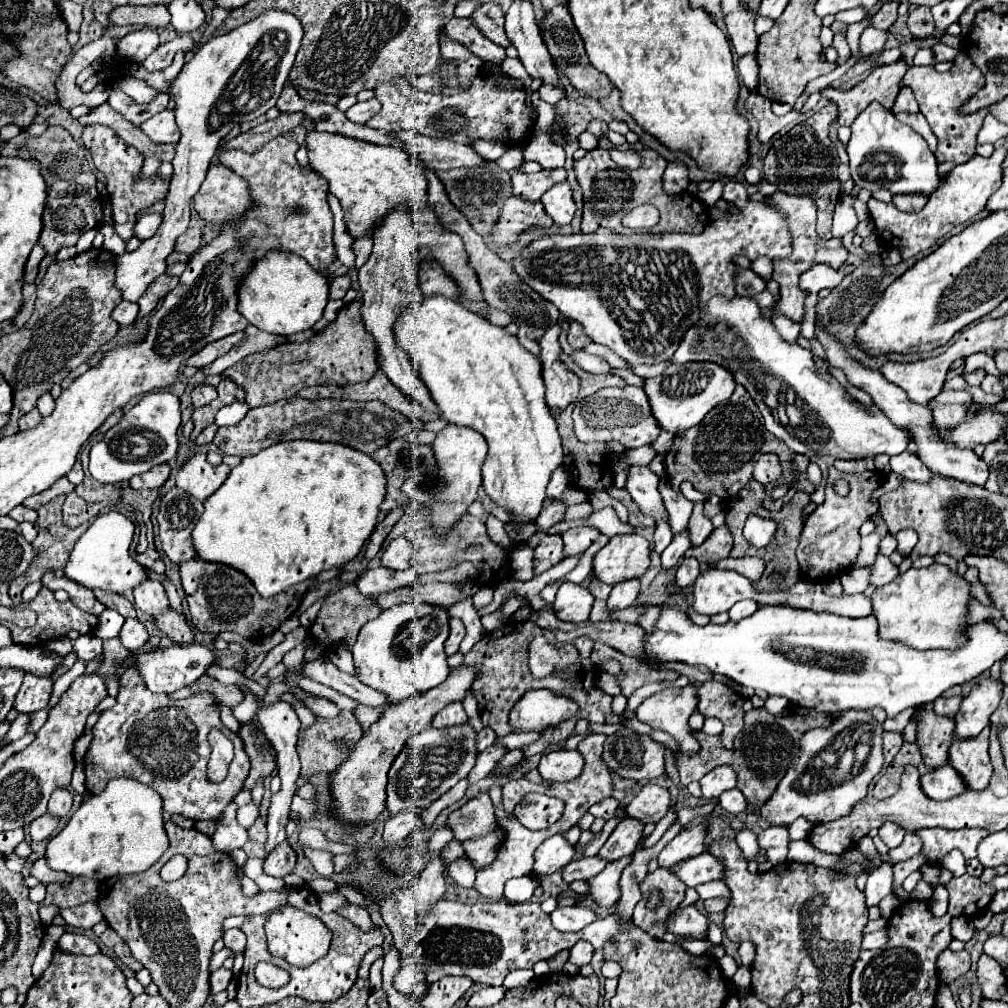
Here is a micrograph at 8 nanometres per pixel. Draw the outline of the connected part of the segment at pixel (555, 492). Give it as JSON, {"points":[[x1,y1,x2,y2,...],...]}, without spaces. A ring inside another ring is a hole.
{"points":[[560,466,552,474,552,480,548,484,548,496,558,498,564,492,564,488,568,488,568,486,570,486,570,472,564,466]]}

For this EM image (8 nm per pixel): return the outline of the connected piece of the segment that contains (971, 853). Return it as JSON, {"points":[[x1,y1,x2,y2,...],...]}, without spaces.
{"points":[[928,828,928,830,916,830,916,834,924,844,922,854,928,858,928,862,940,864,942,858,952,850,960,850,966,860,976,858,976,846,988,832,976,828,964,828,964,830]]}

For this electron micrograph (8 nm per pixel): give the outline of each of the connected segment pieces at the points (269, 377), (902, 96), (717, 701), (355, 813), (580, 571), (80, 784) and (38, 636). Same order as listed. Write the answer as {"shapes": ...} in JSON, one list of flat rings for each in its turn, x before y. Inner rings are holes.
{"shapes":[[[360,300,346,304,336,320,328,324,322,332,314,334,308,342,302,344,278,344,270,350,256,352,244,356,238,364,222,372,222,378,234,380,238,386,246,390,246,404,250,408,272,404,282,398,292,398,298,390,308,386,348,386,362,380,370,380,378,368,376,362,376,346,372,334,366,332,364,322,360,318]],[[902,88,894,106,892,106,892,112,894,114,900,114,900,112,908,112,908,114,916,114,918,112,918,102,914,100,914,94,912,90,908,88]],[[708,680,700,686,700,710,702,710,702,716,714,716,722,720,724,748,732,748,734,738,744,726,740,694,722,682]],[[460,666,450,672,450,676,448,676,448,680,444,680,444,684,440,684,432,690,426,690,424,694,420,694,416,698,406,698,404,702,390,704,388,708,384,708,380,720,374,722,368,728,368,732,362,734,352,756,340,768,336,768,336,774,332,776,334,810,340,818,350,820,350,822,370,822,386,808,386,774,388,774,394,758,404,748,406,738,424,730,432,722,434,714,440,708,444,708,448,702,462,700,466,690,474,682,474,676,476,676,474,668]],[[600,536,600,540,596,540,586,552,584,552,584,556,580,558,580,562,578,562,578,566,572,570,572,572,568,572,566,576,564,576,564,580,570,580,570,582,576,582,576,584,582,584,588,576,590,576,590,570,592,570,592,556,608,542,610,538,608,536]],[[76,764,76,770,72,774,72,790,76,790,78,794,84,794,86,792,84,782,86,782,86,778,84,778,84,766]],[[42,588,34,600,28,602,28,608,36,612,38,622,32,628,8,626,12,632,12,640,16,644,34,644,46,642,50,638,66,636,70,630,78,630,80,634,88,634,96,628,98,618,94,614,82,612,72,602,58,602,52,590]]]}

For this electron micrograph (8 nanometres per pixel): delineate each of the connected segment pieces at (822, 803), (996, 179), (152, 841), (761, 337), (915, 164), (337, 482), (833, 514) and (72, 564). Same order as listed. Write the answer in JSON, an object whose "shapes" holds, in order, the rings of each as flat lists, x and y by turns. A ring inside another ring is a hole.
{"shapes":[[[846,710,840,718,834,718,828,728,808,730,800,740,800,756,794,758,776,792,758,814,772,826,790,824,800,816,808,818,812,824,824,824,846,816,852,806,866,796,868,784,882,770,882,732,882,724,864,710],[858,744,866,744,868,754,858,756]],[[1000,146,994,150,994,154,990,158,976,154,968,162,954,166,948,172,948,176,944,178,944,182,940,184,940,188,928,198,928,204,924,206,924,210,914,212,914,214,900,212,896,206,892,206,892,202,886,204,886,202,880,202,876,198,870,198,868,210,870,210,870,216,876,224,876,232,882,240,882,244,888,248,900,246,902,258,910,258,910,256,934,246,952,228,974,220,974,216,986,208,988,198,1000,188,1002,174,1004,174,1004,168,1002,168,1004,158,1006,158,1006,150,1004,150,1004,146]],[[114,778,98,796,90,796,70,818,66,828,48,842,46,860,54,870,86,876,98,882,112,876,148,870,168,850,158,792,132,778]],[[712,298,702,322,684,334,672,362,716,362,728,368,760,408,766,430,780,438,792,452,808,458,832,456,860,460,878,454,894,456,904,452,910,442,910,434,896,428,878,406,864,406,836,378,818,372,810,350,782,340,774,324,762,318,754,298]],[[878,102,868,104,852,122,852,138,848,142,850,170,856,186,870,192,890,190,892,194,932,194,938,184,938,162,928,144,910,126,896,120,890,110]],[[292,440,292,442,278,442,272,444,264,450,260,450,254,456,242,458,242,462,232,468,230,476,226,478,226,482,220,486,220,490,216,490,206,502,204,502,204,514,200,518,200,522,196,524,192,538,194,538,194,548,200,560,208,560,208,562,220,562,220,564,228,564,240,572,244,572,256,586,256,590,268,598,268,596,276,596,280,592,284,592,286,588,304,582,328,568,334,566,342,566,348,560,352,560,360,548,364,546,364,542,370,538,372,530,376,528,378,522,378,512,380,512,380,504,386,498,386,478,384,478,384,470,382,466,370,458,370,454,364,454,360,450,348,450,348,446,340,446,336,442,308,442,308,440]],[[830,468,830,476,826,480,826,500,812,514,808,514,804,522,804,530,800,536,800,544,796,550,796,558,800,562,800,572,810,580,832,580,844,570,852,568,860,554,860,526,878,512,878,500,872,500,872,494,882,486,884,476,876,470,866,470,862,474,844,474],[844,478,850,484,850,492,846,496,836,494,834,482]],[[108,512,98,516,76,542,76,548,70,554,68,566,64,568,64,576,72,578,74,582,80,582,86,588,102,588,118,594,126,590,134,590,140,582,148,580,146,566,138,564,130,556,134,530,134,523,120,512]]]}

